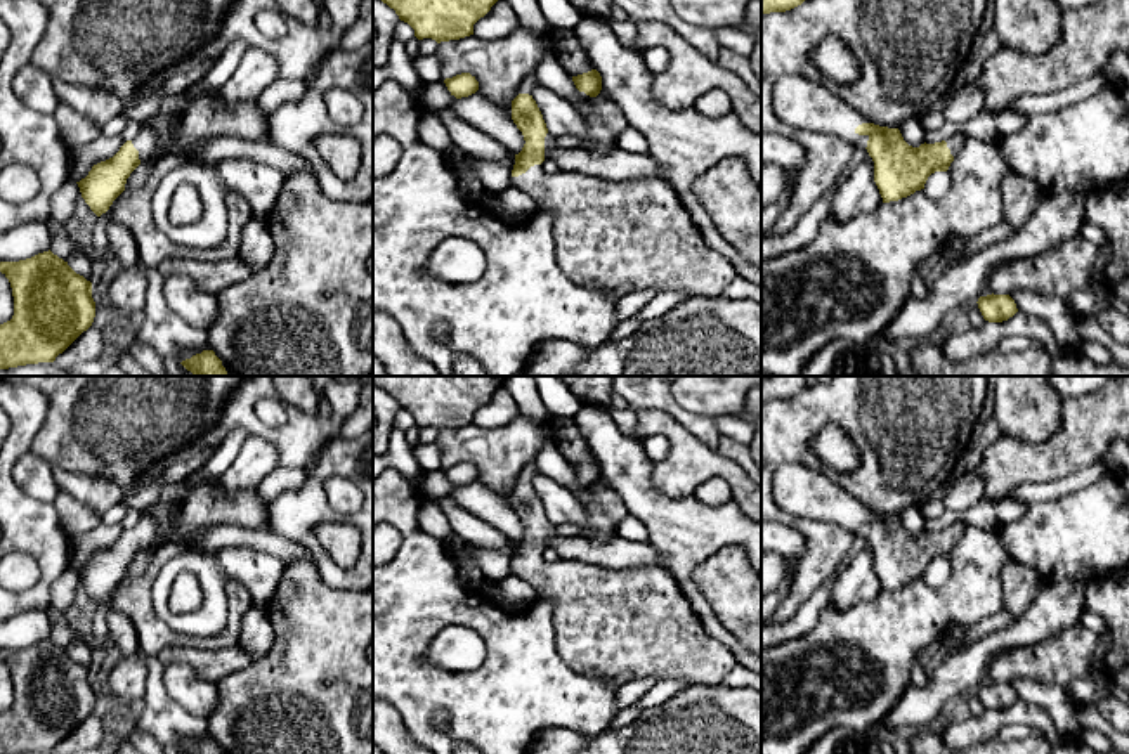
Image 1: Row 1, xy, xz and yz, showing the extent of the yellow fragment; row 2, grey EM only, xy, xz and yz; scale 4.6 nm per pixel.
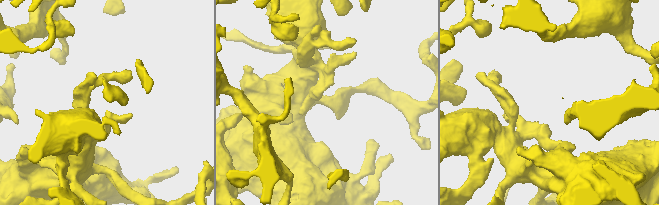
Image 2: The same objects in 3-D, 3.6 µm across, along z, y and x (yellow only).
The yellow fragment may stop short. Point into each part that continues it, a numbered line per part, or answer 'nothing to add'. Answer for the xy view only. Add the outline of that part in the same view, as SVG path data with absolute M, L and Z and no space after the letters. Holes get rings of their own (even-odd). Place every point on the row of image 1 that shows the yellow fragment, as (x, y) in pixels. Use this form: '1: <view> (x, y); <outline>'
1: xy (208, 116); M210 92L189 102L175 137L161 142L153 128L142 125L132 144L140 163L147 163L165 154L187 159L199 142L215 137L269 140L269 114L260 111L257 99L231 104Z

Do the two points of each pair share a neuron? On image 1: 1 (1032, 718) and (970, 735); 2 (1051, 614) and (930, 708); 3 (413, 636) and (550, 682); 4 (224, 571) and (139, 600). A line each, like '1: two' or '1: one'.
1: one
2: one
3: one
4: two

